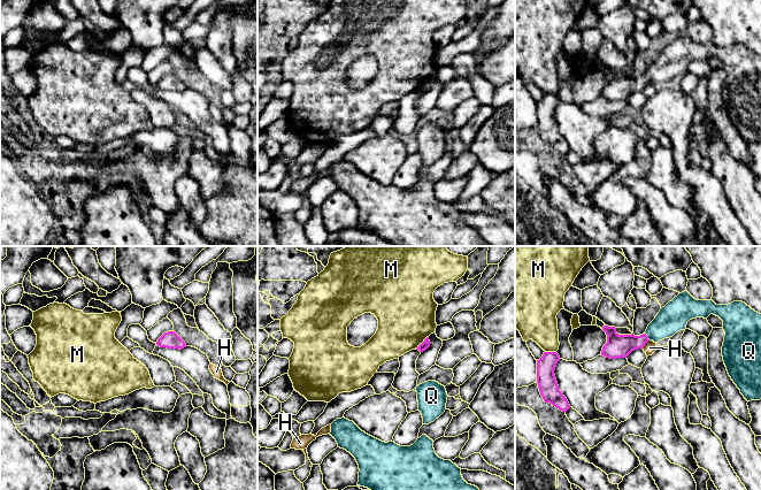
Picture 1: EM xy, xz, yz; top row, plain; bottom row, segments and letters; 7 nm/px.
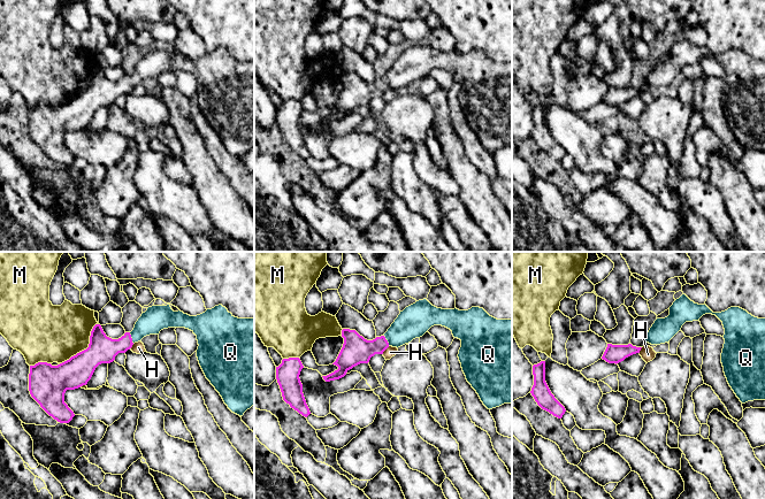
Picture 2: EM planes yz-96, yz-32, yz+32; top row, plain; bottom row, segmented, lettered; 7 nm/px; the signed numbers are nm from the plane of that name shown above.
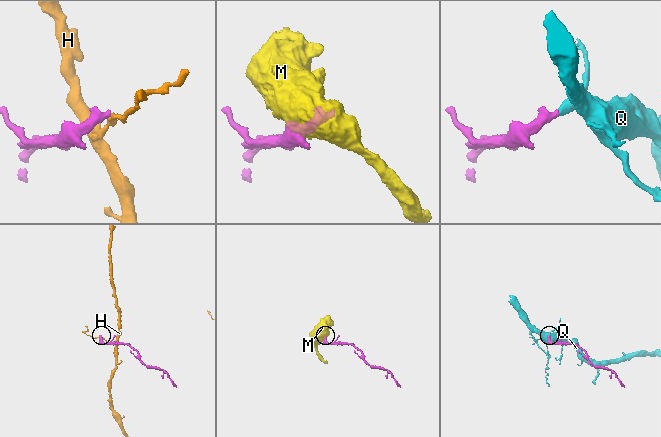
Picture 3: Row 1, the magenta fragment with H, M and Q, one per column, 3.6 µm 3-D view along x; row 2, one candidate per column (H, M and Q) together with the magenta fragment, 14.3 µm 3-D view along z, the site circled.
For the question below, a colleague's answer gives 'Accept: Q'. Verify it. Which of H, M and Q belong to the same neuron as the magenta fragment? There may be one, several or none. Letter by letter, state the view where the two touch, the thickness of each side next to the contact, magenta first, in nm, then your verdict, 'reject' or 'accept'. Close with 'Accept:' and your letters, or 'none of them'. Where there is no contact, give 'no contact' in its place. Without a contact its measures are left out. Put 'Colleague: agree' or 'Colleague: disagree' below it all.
H: contact in yz; calibres 160 and 90 nm; reject
M: contact in xz; calibres 60 and 420 nm; reject
Q: contact in yz; calibres 160 and 200 nm; accept
Accept: Q
Colleague: agree

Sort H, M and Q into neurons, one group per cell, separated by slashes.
H / M / Q

